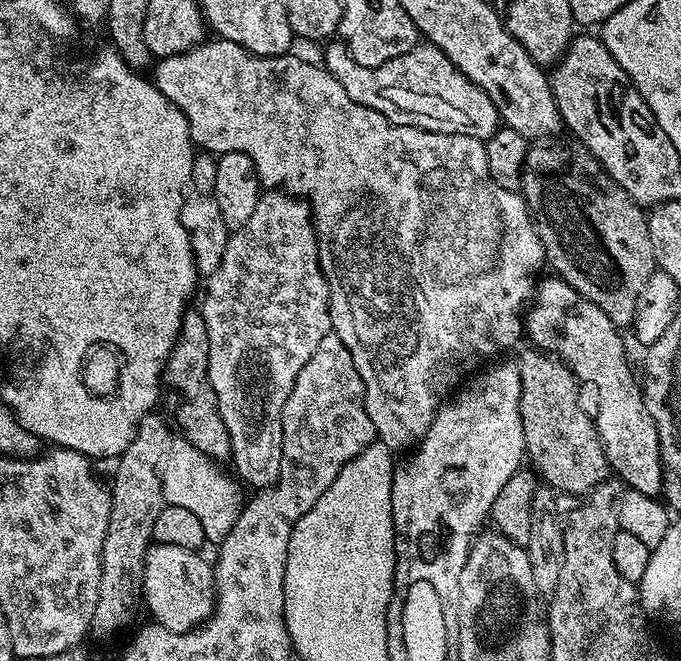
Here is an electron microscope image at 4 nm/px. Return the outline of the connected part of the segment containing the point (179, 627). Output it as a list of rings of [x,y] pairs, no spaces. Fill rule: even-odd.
[[[153,543],[145,556],[144,585],[142,593],[143,607],[148,607],[148,612],[155,623],[166,626],[171,632],[188,632],[192,628],[199,628],[212,614],[216,607],[216,573],[213,565],[208,564],[200,557],[199,551],[173,544]]]

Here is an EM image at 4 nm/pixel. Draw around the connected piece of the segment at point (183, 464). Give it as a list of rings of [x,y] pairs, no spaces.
[[[176,438],[169,446],[161,474],[165,505],[173,509],[190,510],[190,514],[194,514],[194,518],[202,522],[204,538],[208,542],[219,542],[226,538],[242,507],[241,485],[220,468],[223,467],[217,461],[195,448],[189,440]]]

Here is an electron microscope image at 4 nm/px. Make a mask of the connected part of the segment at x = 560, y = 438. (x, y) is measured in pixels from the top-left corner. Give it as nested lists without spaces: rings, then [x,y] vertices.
[[[531,351],[522,353],[518,359],[522,378],[520,413],[527,459],[536,463],[535,471],[545,485],[560,494],[569,492],[567,495],[572,498],[582,496],[603,484],[610,476],[600,435],[596,432],[593,417],[589,413],[587,416],[580,405],[581,389],[572,371],[547,352]]]

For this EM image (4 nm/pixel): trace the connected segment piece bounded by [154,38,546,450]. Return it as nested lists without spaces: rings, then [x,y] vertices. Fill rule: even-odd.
[[[208,38],[202,44],[195,44],[190,50],[163,57],[155,65],[157,68],[154,83],[158,90],[162,90],[162,94],[166,94],[169,102],[182,110],[188,123],[190,138],[197,149],[208,154],[246,154],[246,158],[254,162],[256,177],[265,189],[283,190],[310,201],[316,238],[320,245],[320,269],[324,271],[330,290],[332,332],[342,338],[342,346],[350,350],[354,370],[358,370],[362,378],[364,405],[370,414],[370,420],[374,422],[379,443],[393,450],[408,447],[411,449],[424,439],[441,404],[461,387],[465,377],[481,367],[480,356],[487,352],[496,352],[499,348],[508,348],[522,336],[522,313],[533,299],[538,283],[537,277],[532,275],[546,264],[544,247],[538,238],[532,214],[523,195],[519,191],[498,186],[498,182],[490,174],[484,149],[485,141],[476,136],[467,136],[465,132],[431,132],[428,128],[415,128],[390,120],[384,113],[354,102],[354,98],[350,98],[350,94],[342,90],[342,82],[338,82],[338,78],[334,78],[334,74],[330,74],[327,68],[316,64],[295,54],[256,56],[248,49],[238,46],[238,42]]]

